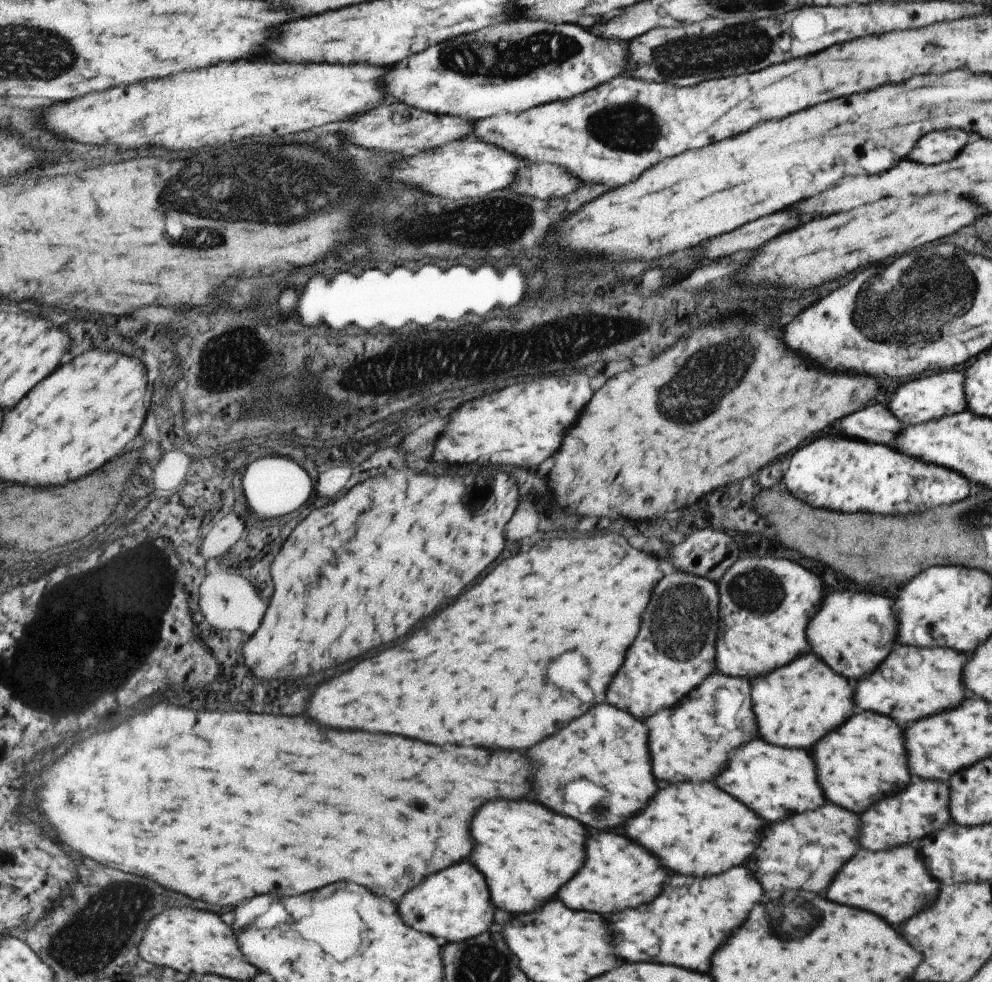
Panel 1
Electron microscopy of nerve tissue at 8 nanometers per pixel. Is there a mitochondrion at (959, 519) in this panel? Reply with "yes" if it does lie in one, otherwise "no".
yes

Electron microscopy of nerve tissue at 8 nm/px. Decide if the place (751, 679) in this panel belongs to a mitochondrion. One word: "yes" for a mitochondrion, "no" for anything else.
no

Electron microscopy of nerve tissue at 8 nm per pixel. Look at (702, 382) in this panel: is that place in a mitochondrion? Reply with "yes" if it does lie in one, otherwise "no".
yes

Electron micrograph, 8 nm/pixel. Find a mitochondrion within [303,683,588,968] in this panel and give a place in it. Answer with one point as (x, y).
(489, 952)

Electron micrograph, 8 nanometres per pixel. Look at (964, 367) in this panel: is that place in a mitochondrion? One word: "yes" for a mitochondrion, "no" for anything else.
no

